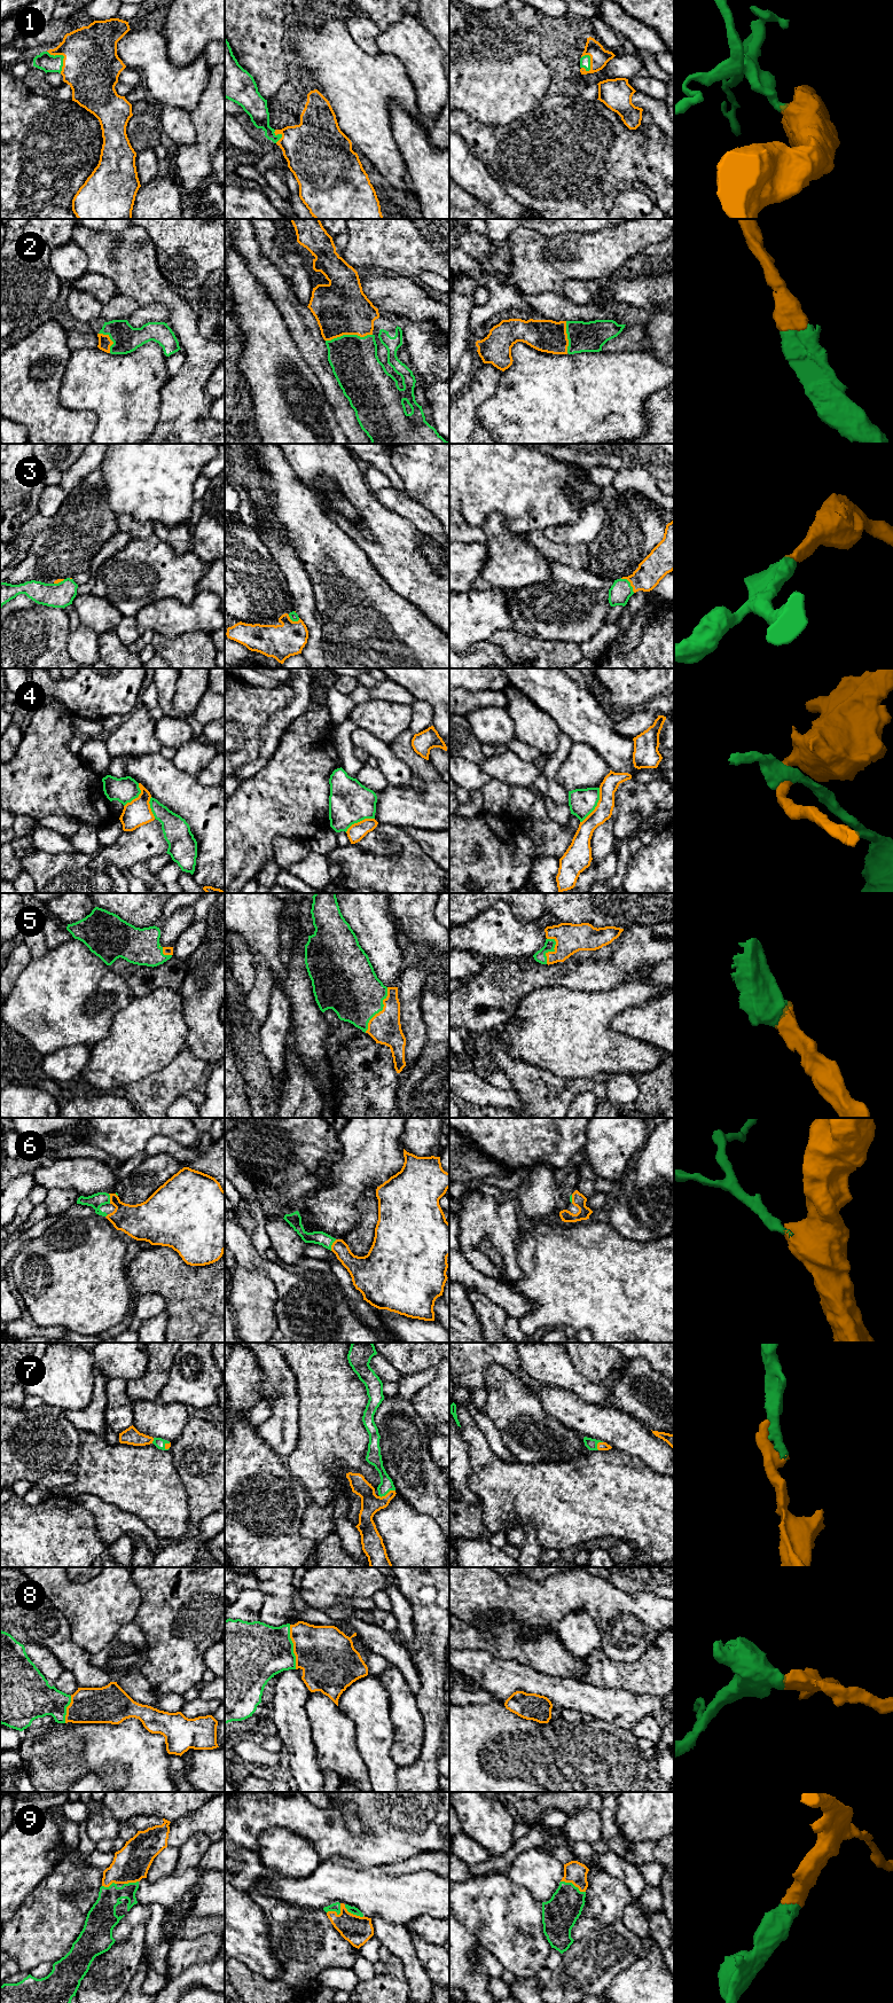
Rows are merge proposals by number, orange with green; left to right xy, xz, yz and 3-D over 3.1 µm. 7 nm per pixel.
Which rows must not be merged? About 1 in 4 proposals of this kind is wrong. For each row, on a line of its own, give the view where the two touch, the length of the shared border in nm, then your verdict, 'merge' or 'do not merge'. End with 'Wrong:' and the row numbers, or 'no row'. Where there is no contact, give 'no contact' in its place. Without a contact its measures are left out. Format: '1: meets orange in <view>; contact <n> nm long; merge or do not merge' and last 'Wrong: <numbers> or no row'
1: meets orange in xy; contact 190 nm long; merge
2: meets orange in xz; contact 340 nm long; merge
3: meets orange in yz; contact 140 nm long; merge
4: meets orange in yz; contact 280 nm long; do not merge
5: meets orange in xz; contact 360 nm long; merge
6: meets orange in xz; contact 90 nm long; merge
7: meets orange in xz; contact 120 nm long; merge
8: meets orange in xz; contact 320 nm long; merge
9: meets orange in yz; contact 190 nm long; merge
Wrong: 4

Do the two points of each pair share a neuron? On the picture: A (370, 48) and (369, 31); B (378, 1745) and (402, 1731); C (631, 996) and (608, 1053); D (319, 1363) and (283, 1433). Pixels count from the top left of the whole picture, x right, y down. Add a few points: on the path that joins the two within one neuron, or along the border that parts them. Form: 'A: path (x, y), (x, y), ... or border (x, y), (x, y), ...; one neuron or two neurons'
A: path (369, 44), (369, 36); one neuron
B: border (389, 1711), (393, 1729), (389, 1755), (396, 1763); two neurons
C: path (616, 1006), (604, 1017), (604, 1038); one neuron
D: border (295, 1377), (298, 1395), (298, 1431); two neurons

